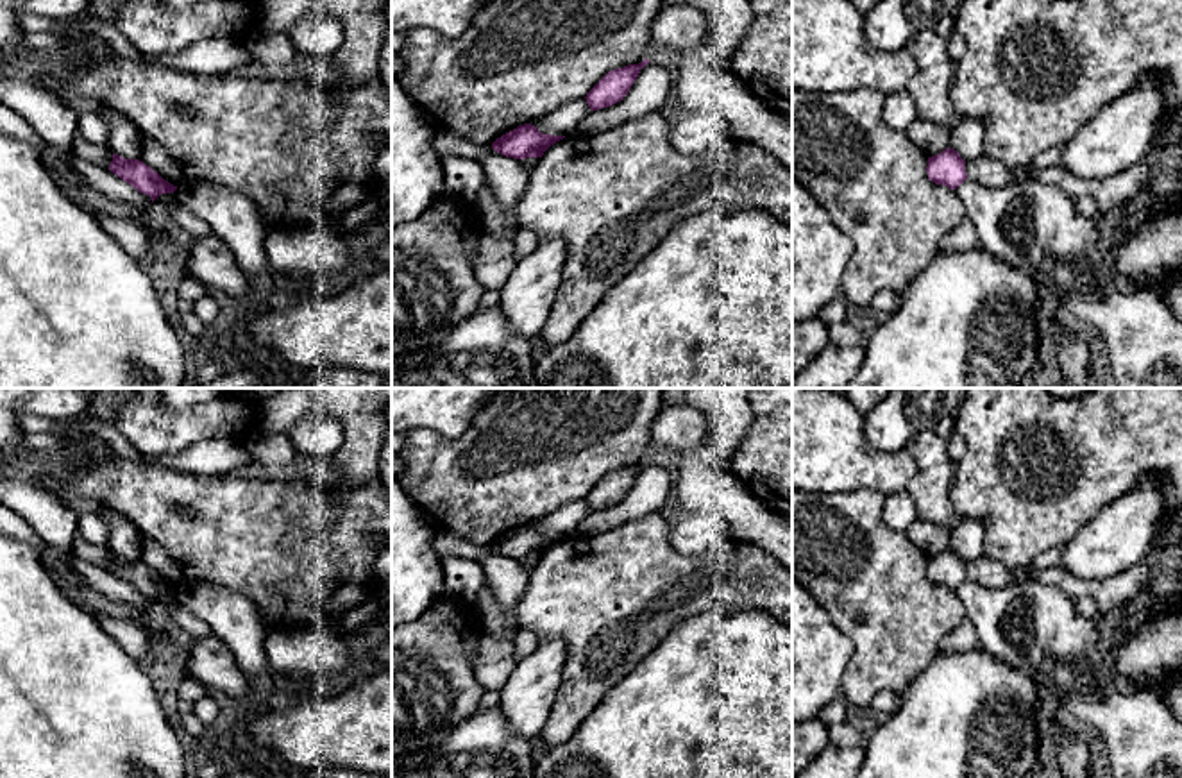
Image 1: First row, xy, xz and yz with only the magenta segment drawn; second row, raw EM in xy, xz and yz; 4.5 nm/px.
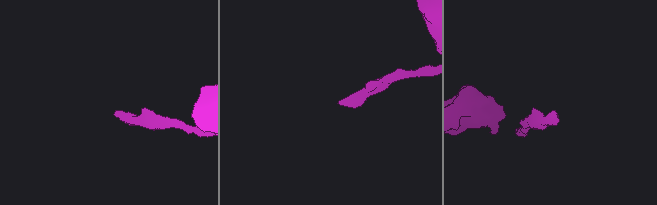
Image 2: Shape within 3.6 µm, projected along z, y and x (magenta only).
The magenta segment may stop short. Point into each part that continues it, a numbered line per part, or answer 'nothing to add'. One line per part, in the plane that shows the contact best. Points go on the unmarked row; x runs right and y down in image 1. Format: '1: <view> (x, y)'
nothing to add

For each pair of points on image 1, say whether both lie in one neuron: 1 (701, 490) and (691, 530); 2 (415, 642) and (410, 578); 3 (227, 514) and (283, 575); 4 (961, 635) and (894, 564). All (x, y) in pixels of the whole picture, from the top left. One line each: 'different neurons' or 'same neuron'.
1: different neurons
2: different neurons
3: same neuron
4: different neurons

